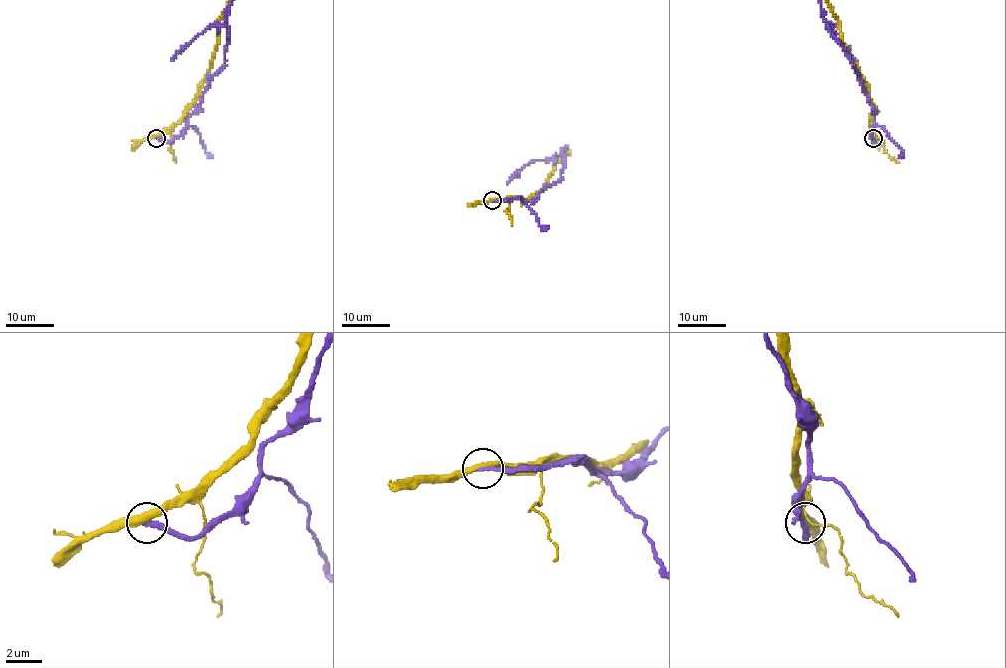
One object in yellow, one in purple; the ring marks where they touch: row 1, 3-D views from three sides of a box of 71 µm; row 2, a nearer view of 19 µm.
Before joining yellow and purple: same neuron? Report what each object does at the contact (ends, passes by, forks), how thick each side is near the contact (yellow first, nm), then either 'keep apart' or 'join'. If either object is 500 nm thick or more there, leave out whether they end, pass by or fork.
yellow passes by | purple ends | 380/240 nm | keep apart

